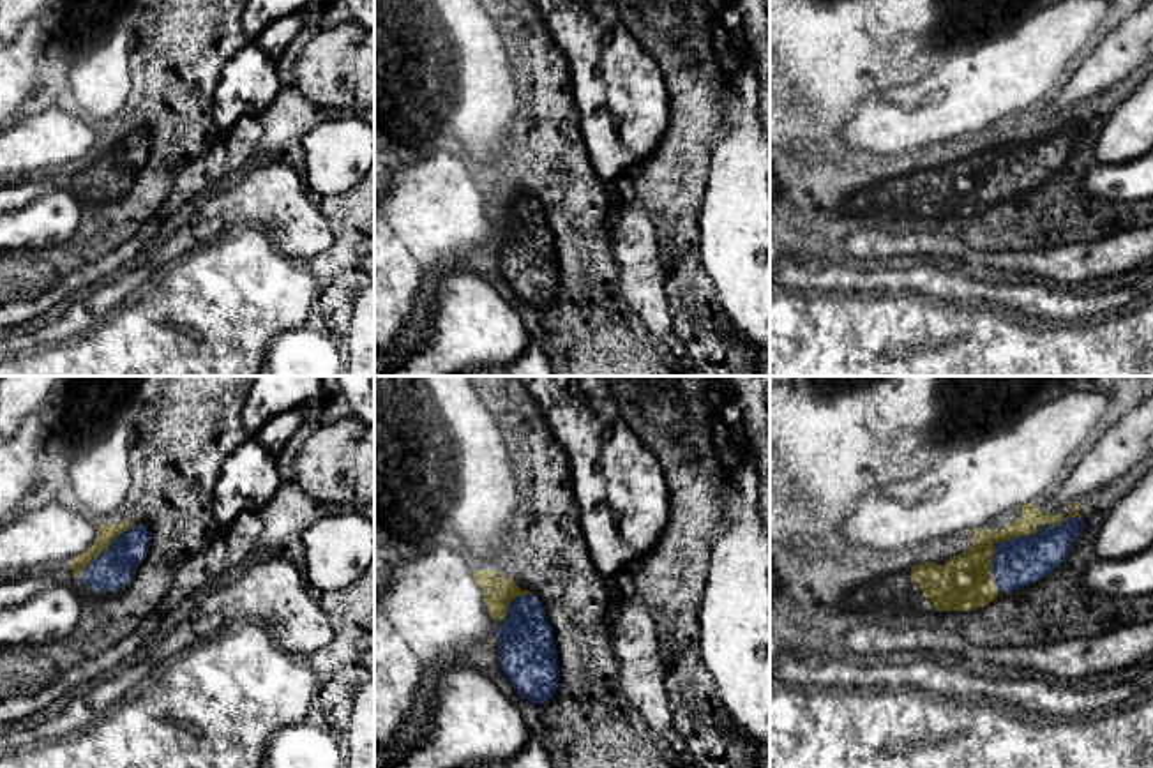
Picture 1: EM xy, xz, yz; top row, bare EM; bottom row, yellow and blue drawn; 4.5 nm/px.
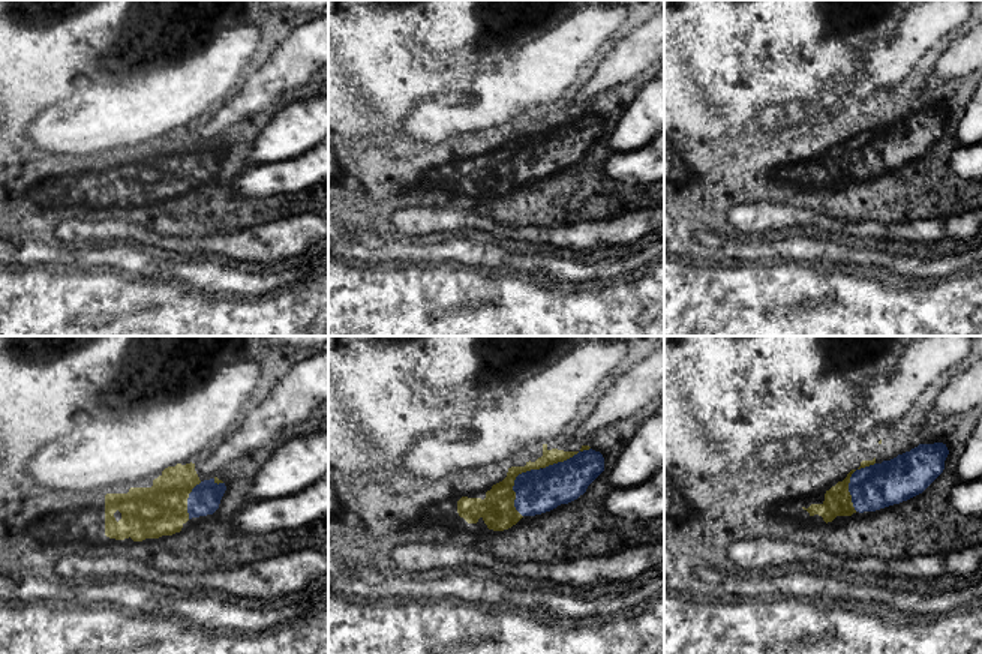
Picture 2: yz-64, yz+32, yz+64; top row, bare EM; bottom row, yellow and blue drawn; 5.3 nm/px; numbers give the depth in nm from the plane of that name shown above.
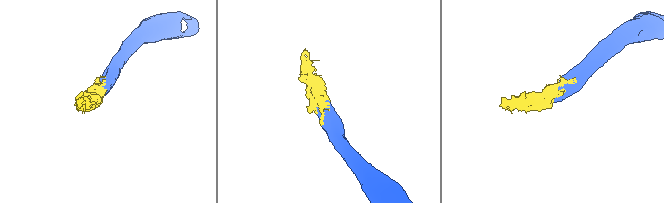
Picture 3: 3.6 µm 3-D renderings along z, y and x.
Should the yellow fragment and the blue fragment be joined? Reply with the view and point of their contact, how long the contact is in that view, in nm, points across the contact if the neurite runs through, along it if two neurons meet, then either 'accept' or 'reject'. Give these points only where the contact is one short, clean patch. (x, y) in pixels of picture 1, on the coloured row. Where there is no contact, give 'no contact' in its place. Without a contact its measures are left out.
yz (993, 555) | 280 nm | accept

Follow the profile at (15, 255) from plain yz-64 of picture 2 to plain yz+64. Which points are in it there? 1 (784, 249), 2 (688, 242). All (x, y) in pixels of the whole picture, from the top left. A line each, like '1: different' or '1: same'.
1: same
2: same

